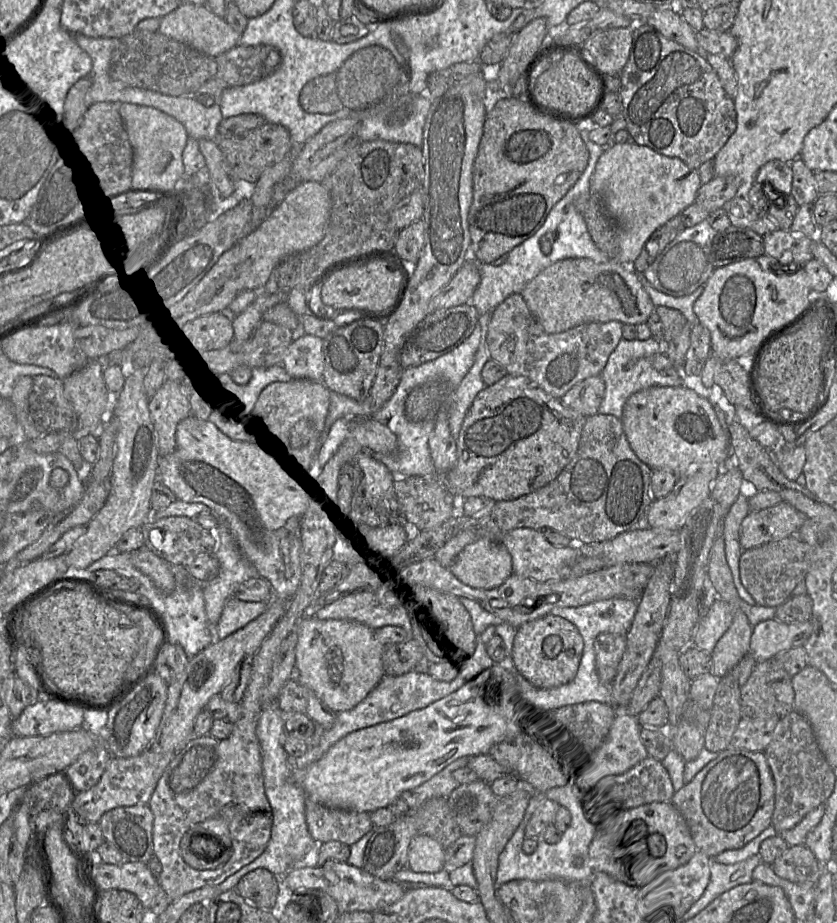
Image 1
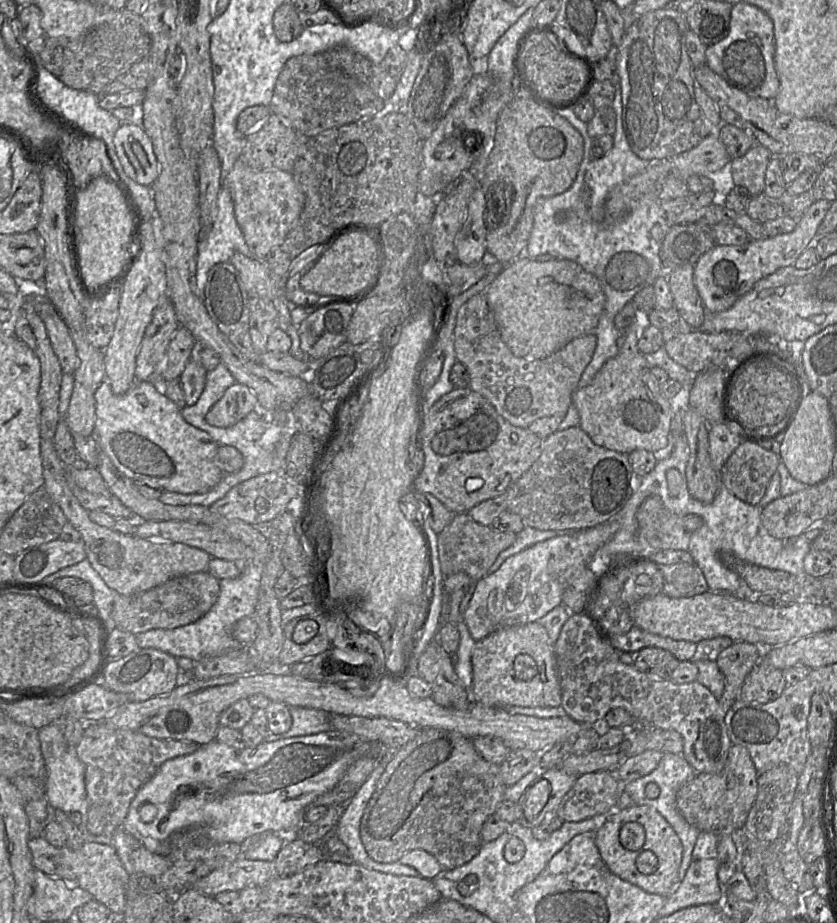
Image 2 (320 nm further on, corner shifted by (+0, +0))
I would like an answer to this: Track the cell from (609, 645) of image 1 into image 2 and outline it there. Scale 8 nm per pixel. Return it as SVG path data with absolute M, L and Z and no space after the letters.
M574 613L562 626L559 637L554 643L554 653L556 657L558 677L561 688L561 706L564 708L567 715L582 725L600 725L603 722L604 716L609 710L613 708L624 708L636 719L636 721L642 722L643 727L657 727L662 729L673 729L677 731L683 738L682 755L697 773L720 773L726 764L728 752L732 742L729 738L725 725L725 712L719 705L718 699L714 697L709 689L707 689L698 681L693 681L687 684L678 684L672 681L670 678L656 678L648 673L638 670L632 664L623 663L620 659L620 653L626 652L619 652L614 649L610 644L609 639L602 638L598 631L599 628L597 625L586 613Z

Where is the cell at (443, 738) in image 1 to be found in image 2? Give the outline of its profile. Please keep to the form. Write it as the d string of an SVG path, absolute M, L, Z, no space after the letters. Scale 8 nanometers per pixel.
M334 729L317 734L286 738L273 742L263 742L255 747L246 747L244 749L235 749L217 741L212 741L206 745L199 746L192 754L165 761L155 775L139 789L133 798L122 828L140 841L147 850L163 857L167 857L169 854L168 838L173 833L190 827L197 827L207 843L232 842L241 844L252 836L263 832L279 832L286 829L295 829L298 831L304 824L304 812L308 806L318 796L333 789L341 780L348 767L360 756L366 754L371 746L372 744L369 741L362 741L356 735Z

